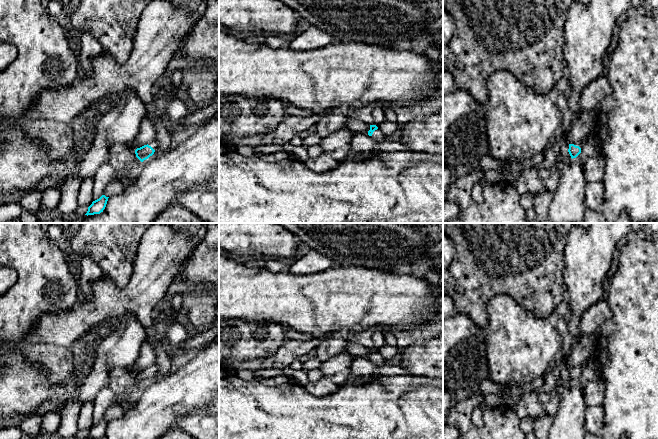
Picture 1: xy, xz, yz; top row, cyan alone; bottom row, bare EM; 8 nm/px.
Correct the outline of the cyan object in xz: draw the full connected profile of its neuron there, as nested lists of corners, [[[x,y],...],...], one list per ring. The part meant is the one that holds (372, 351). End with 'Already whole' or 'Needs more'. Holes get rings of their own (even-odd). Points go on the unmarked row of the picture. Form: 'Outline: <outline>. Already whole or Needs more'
Outline: [[[370,349],[368,359],[379,366],[385,364],[385,359],[378,353],[376,349]]]. Needs more

